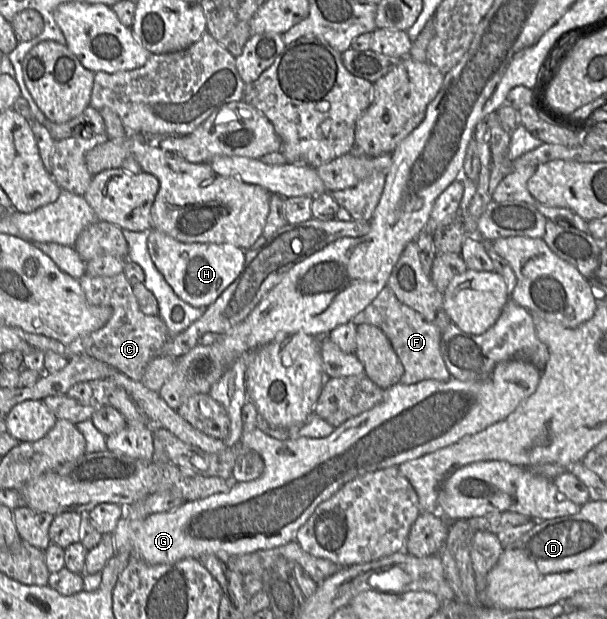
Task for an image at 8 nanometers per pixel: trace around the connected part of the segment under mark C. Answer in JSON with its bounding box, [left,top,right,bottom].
[77,272,169,381]

